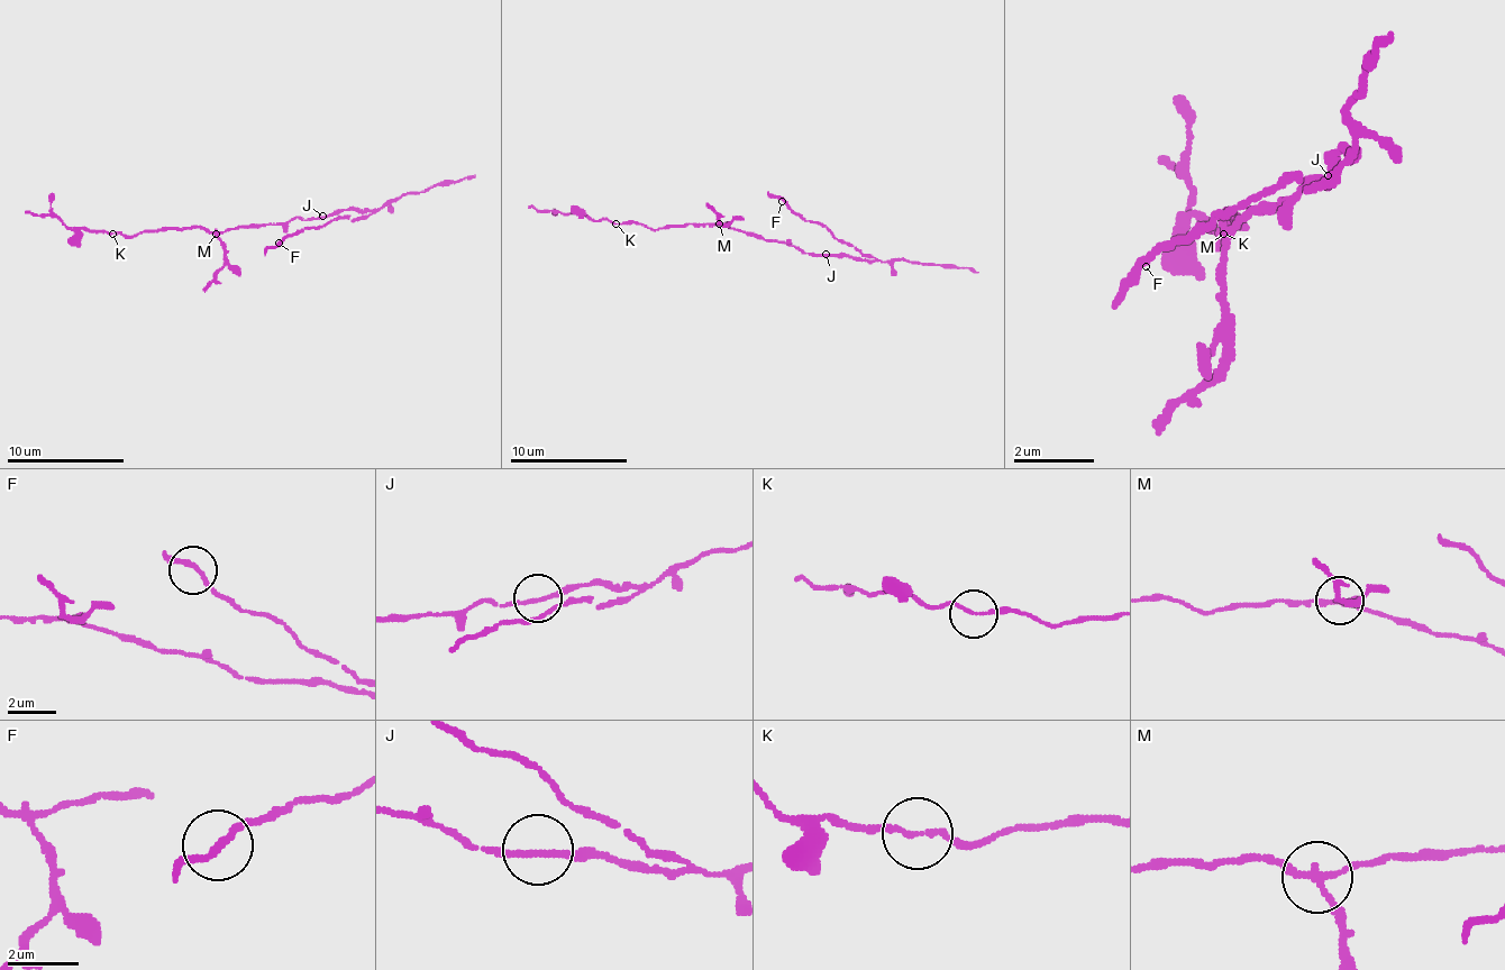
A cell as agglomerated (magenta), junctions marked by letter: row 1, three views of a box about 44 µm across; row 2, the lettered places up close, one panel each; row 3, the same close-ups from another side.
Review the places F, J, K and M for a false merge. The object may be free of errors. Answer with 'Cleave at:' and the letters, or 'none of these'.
Cleave at: M

